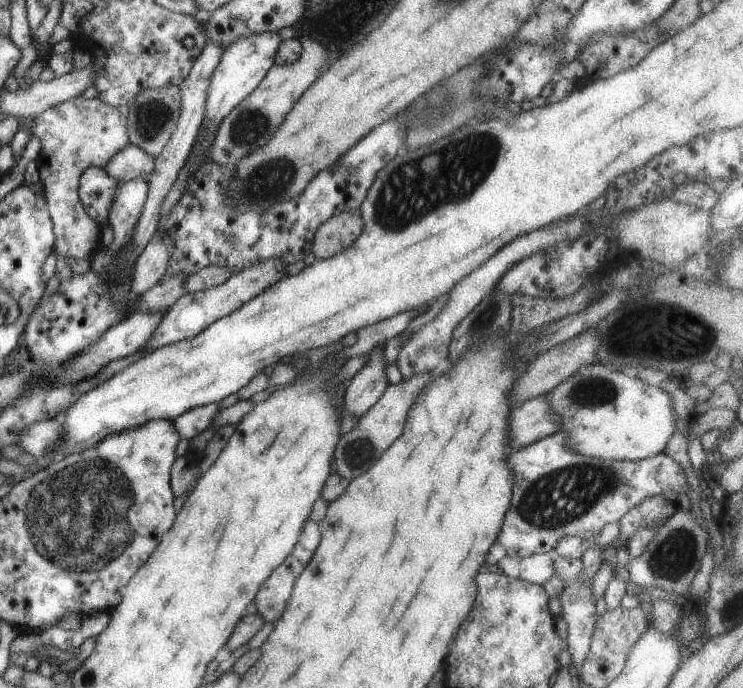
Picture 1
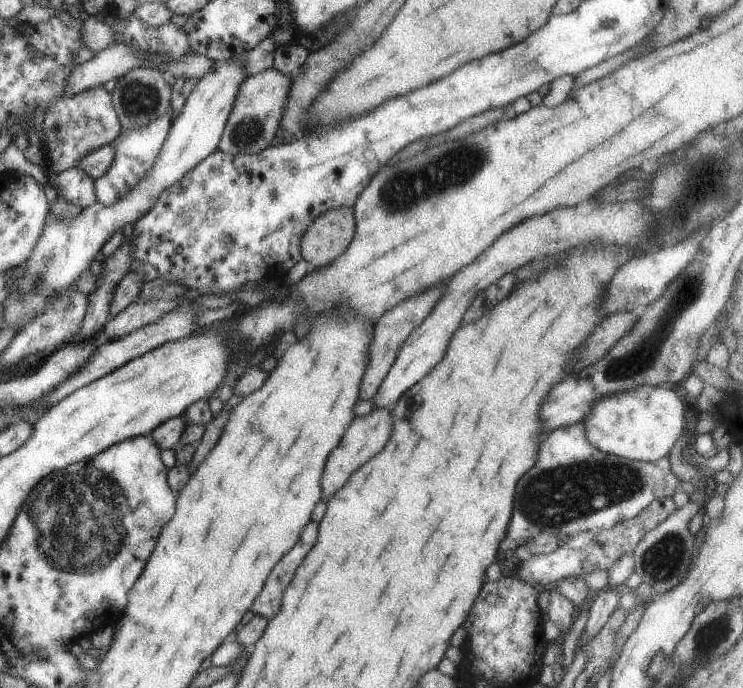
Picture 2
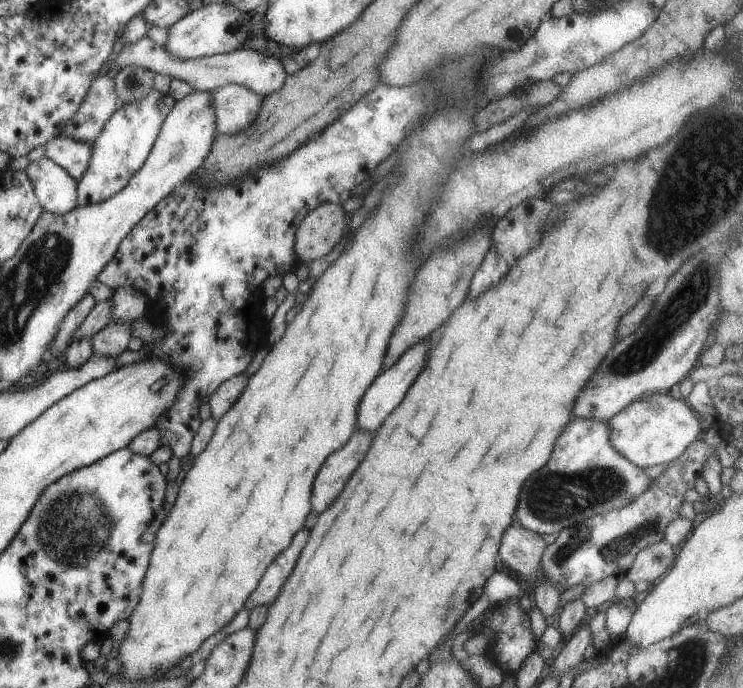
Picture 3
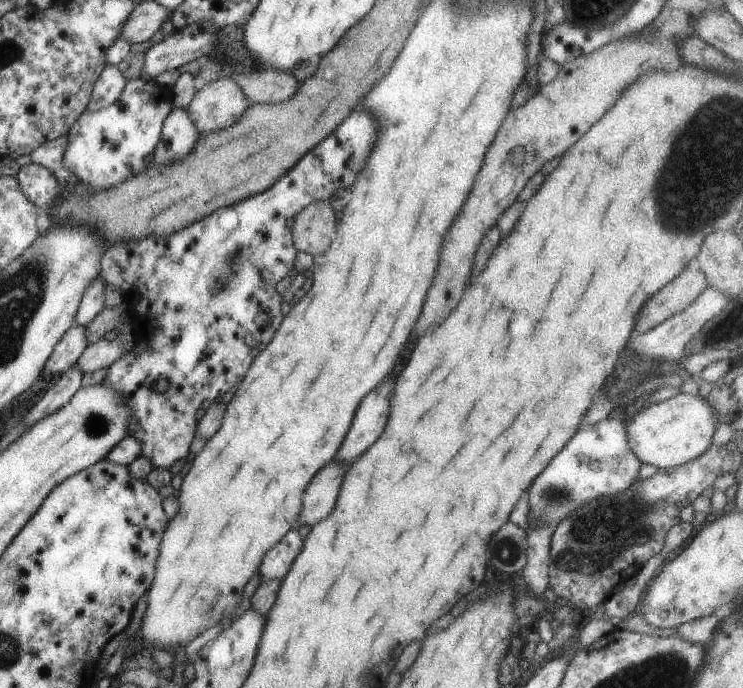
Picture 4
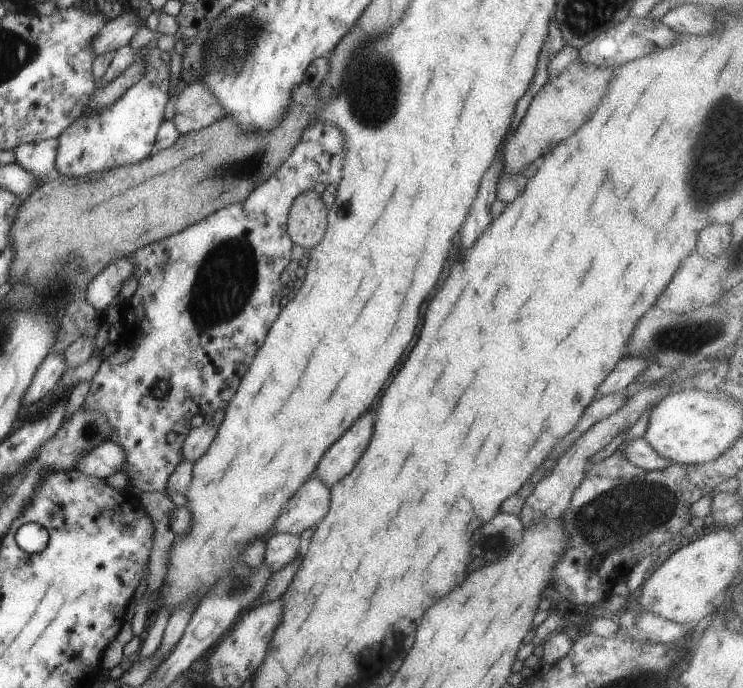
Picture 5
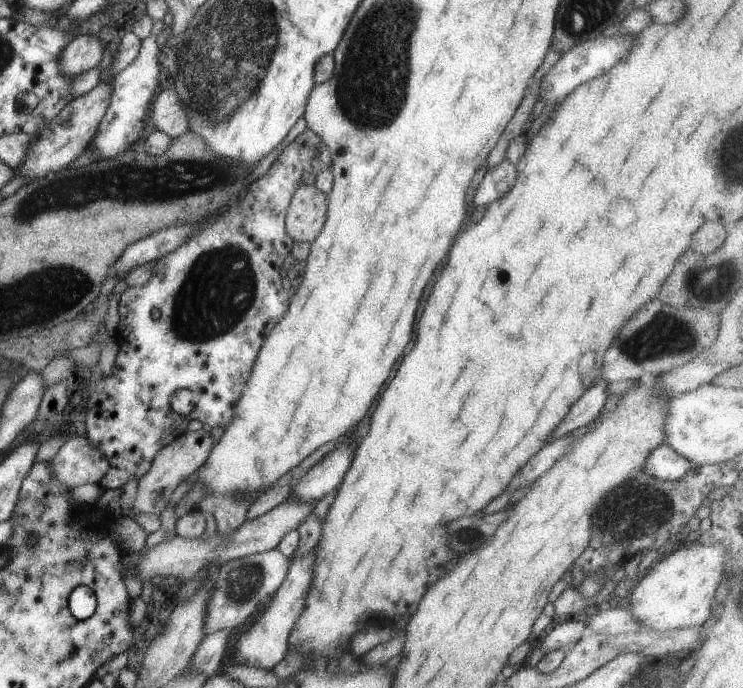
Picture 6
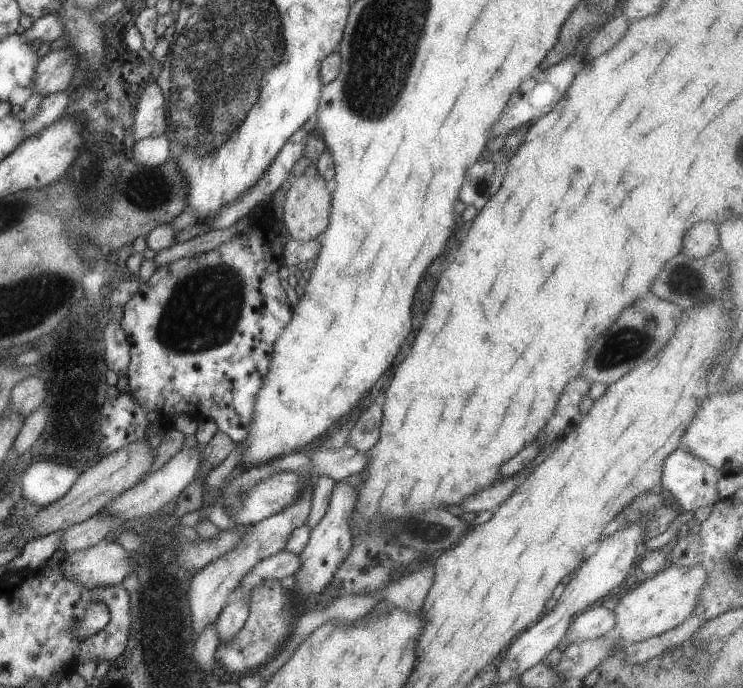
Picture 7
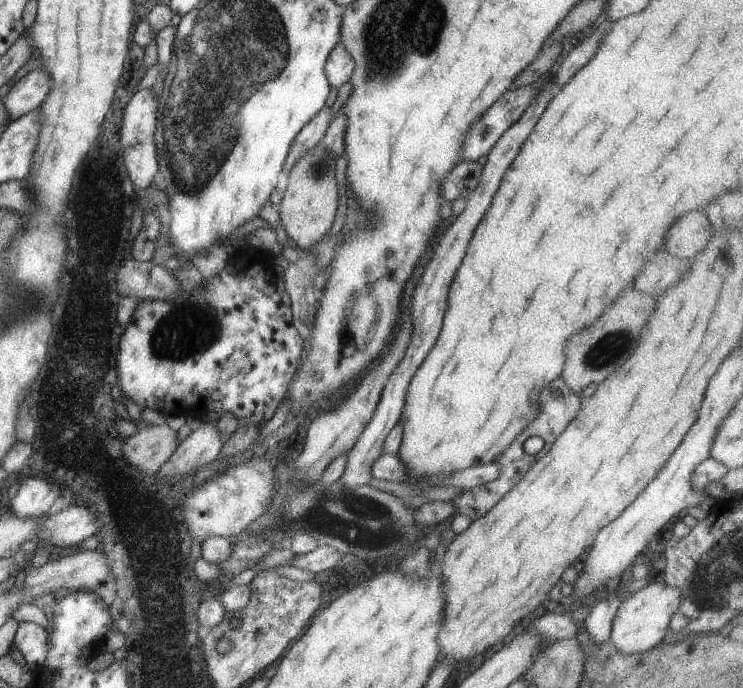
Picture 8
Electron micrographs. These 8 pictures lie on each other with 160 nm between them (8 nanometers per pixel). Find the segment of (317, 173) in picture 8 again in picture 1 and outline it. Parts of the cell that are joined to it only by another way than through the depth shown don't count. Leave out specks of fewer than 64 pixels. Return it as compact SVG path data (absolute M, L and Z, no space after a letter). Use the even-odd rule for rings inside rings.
M359 208L341 212L321 224L315 232L310 252L315 259L329 259L347 249L362 232Z

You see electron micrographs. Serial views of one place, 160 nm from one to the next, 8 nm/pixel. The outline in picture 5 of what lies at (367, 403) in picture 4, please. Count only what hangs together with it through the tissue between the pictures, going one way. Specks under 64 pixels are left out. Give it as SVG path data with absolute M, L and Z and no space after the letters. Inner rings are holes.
M369 410L367 414L361 414L349 428L347 432L341 434L341 438L325 452L321 462L314 468L311 476L317 477L331 488L351 468L355 466L357 458L363 454L365 446L371 440L371 426L373 426L375 414Z

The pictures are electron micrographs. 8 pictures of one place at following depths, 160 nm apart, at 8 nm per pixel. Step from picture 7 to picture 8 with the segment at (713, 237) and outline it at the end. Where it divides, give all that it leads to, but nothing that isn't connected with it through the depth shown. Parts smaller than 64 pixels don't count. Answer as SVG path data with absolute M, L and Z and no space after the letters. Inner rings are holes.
M687 212L671 226L663 248L671 256L689 258L689 256L701 252L711 236L713 236L713 230L711 230L707 218L699 212Z

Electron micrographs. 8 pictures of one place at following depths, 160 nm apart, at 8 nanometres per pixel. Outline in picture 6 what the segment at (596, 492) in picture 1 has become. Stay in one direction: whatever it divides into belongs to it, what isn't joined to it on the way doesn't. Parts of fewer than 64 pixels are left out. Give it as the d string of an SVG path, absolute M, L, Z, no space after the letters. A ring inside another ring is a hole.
M661 443L649 451L641 471L647 476L657 478L657 480L674 481L694 470L693 463L683 459L674 450Z

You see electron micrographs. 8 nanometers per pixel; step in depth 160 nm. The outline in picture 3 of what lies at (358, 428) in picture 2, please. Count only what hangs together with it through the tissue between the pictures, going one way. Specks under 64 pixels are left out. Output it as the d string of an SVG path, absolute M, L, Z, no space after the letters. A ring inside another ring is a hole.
M355 430L351 438L337 452L325 458L311 488L311 506L317 514L323 512L337 498L347 478L357 468L363 454L367 452L373 436L375 432Z

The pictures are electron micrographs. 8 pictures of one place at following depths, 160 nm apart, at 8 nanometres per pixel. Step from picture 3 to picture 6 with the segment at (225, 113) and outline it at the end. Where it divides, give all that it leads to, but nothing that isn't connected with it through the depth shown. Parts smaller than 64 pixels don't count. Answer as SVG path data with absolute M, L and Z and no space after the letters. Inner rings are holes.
M162 84L154 101L150 104L148 120L153 122L156 131L164 132L167 136L178 137L188 130L189 120L186 117L176 90L168 84Z

